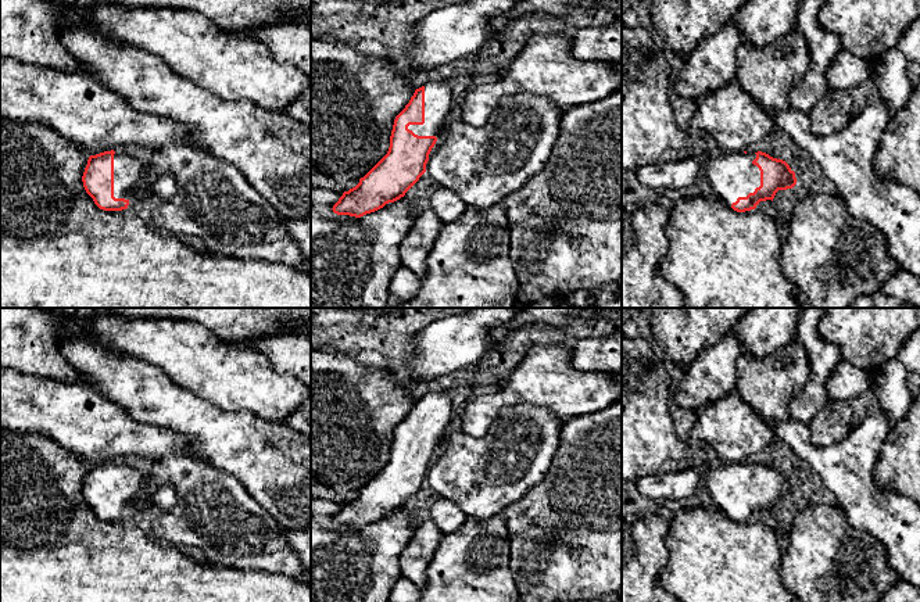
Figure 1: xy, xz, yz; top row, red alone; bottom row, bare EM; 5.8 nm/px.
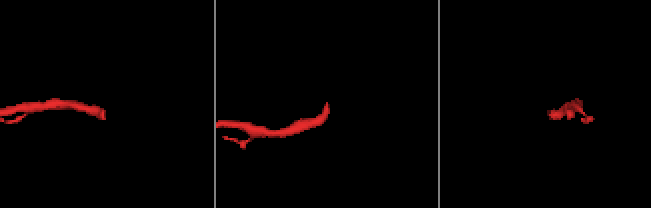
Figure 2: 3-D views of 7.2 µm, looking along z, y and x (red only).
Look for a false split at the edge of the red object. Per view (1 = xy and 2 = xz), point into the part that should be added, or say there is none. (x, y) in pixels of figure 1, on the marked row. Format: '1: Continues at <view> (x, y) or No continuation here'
1: Continues at xy (128, 171)
2: Continues at xz (439, 101)

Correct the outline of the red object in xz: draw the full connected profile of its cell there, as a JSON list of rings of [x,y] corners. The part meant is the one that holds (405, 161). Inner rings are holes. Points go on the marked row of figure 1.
[[[448,79],[415,90],[395,117],[387,154],[333,205],[337,215],[361,218],[405,196],[426,172],[429,154],[454,107]]]

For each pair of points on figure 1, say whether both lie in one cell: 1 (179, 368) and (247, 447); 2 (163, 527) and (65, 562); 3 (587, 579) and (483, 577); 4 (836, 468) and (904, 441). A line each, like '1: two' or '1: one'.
1: two
2: two
3: two
4: two

